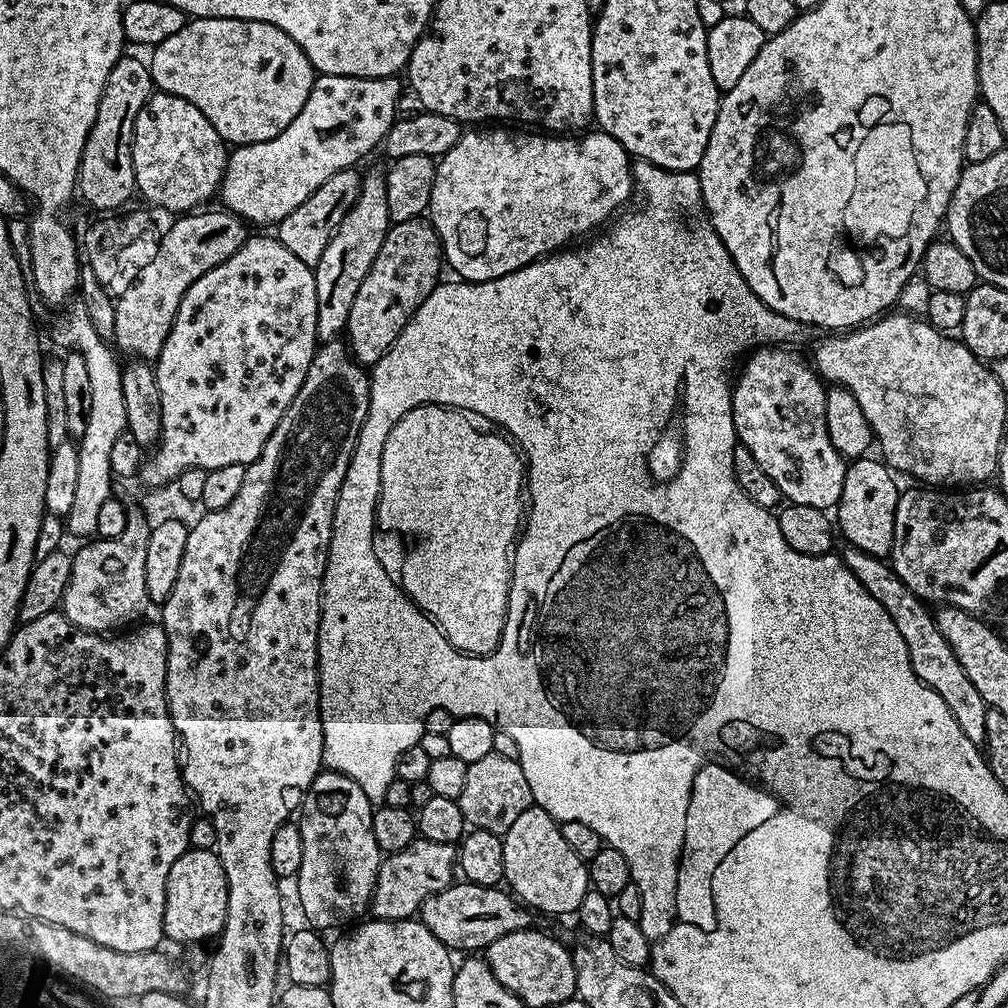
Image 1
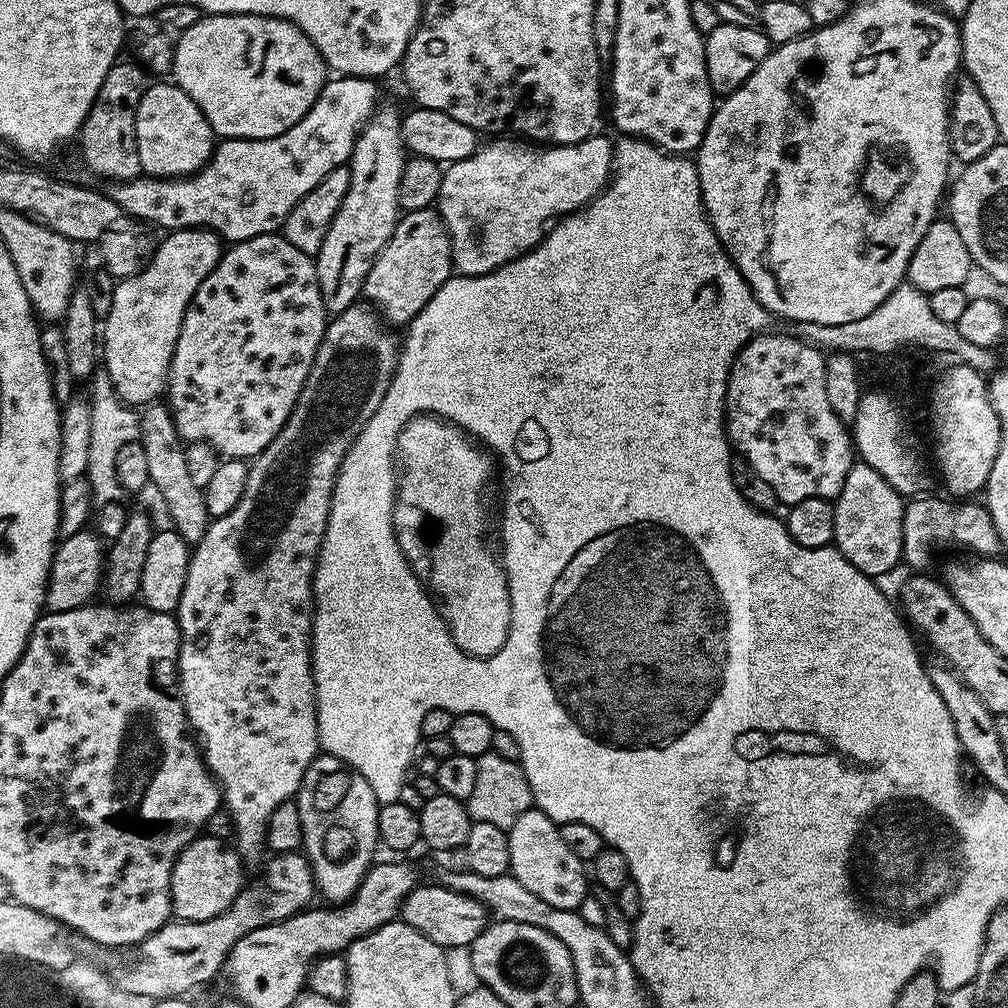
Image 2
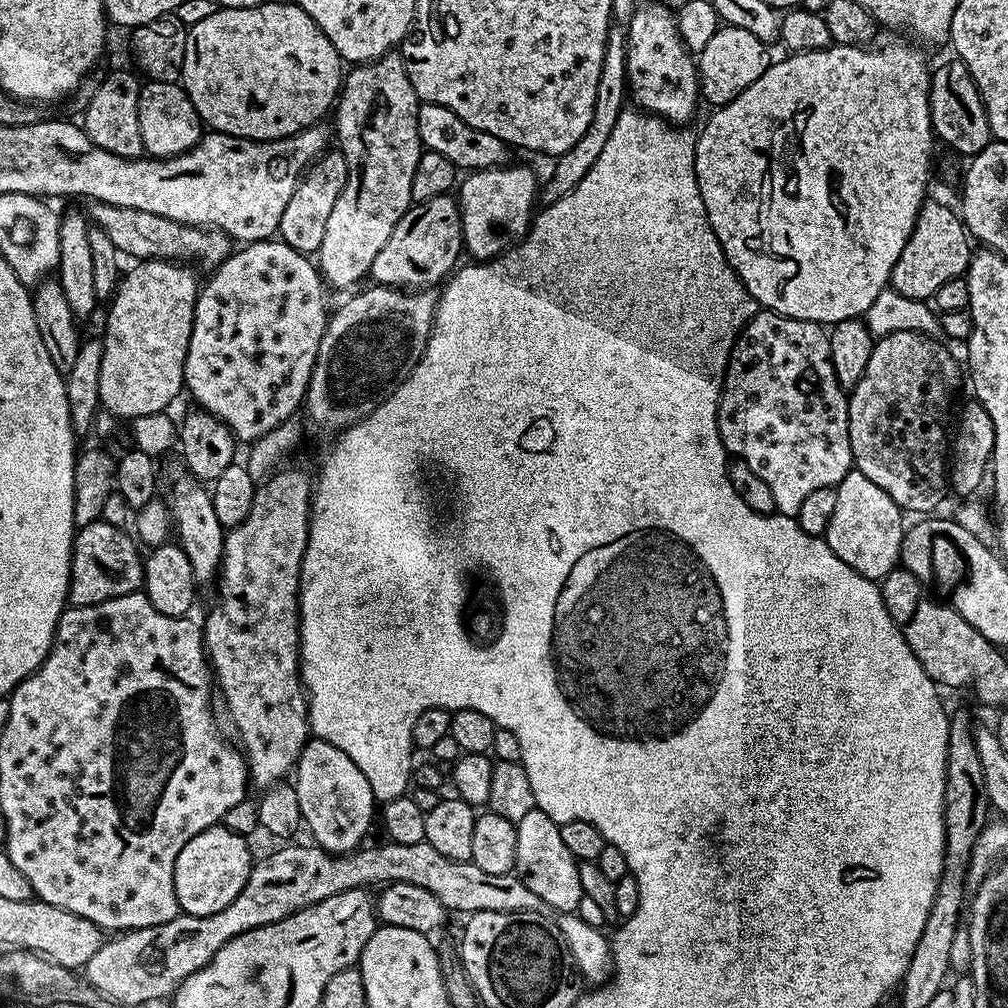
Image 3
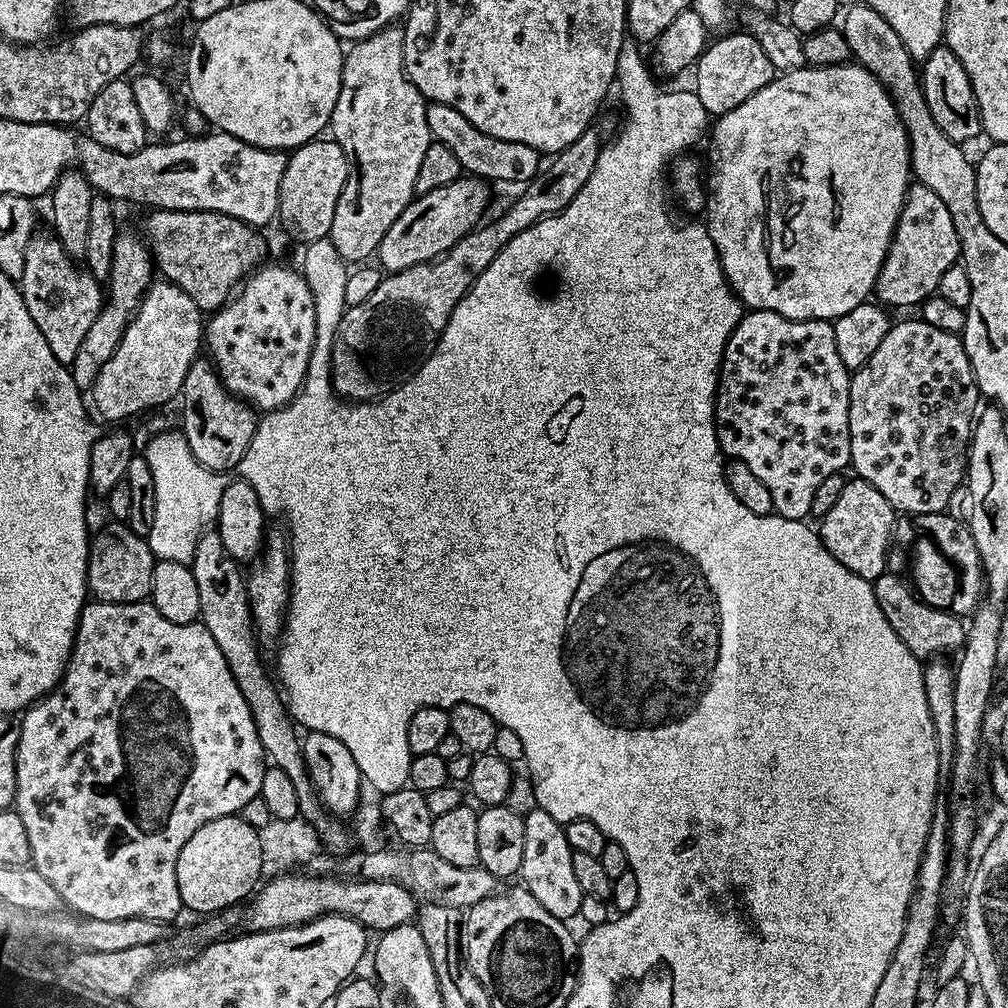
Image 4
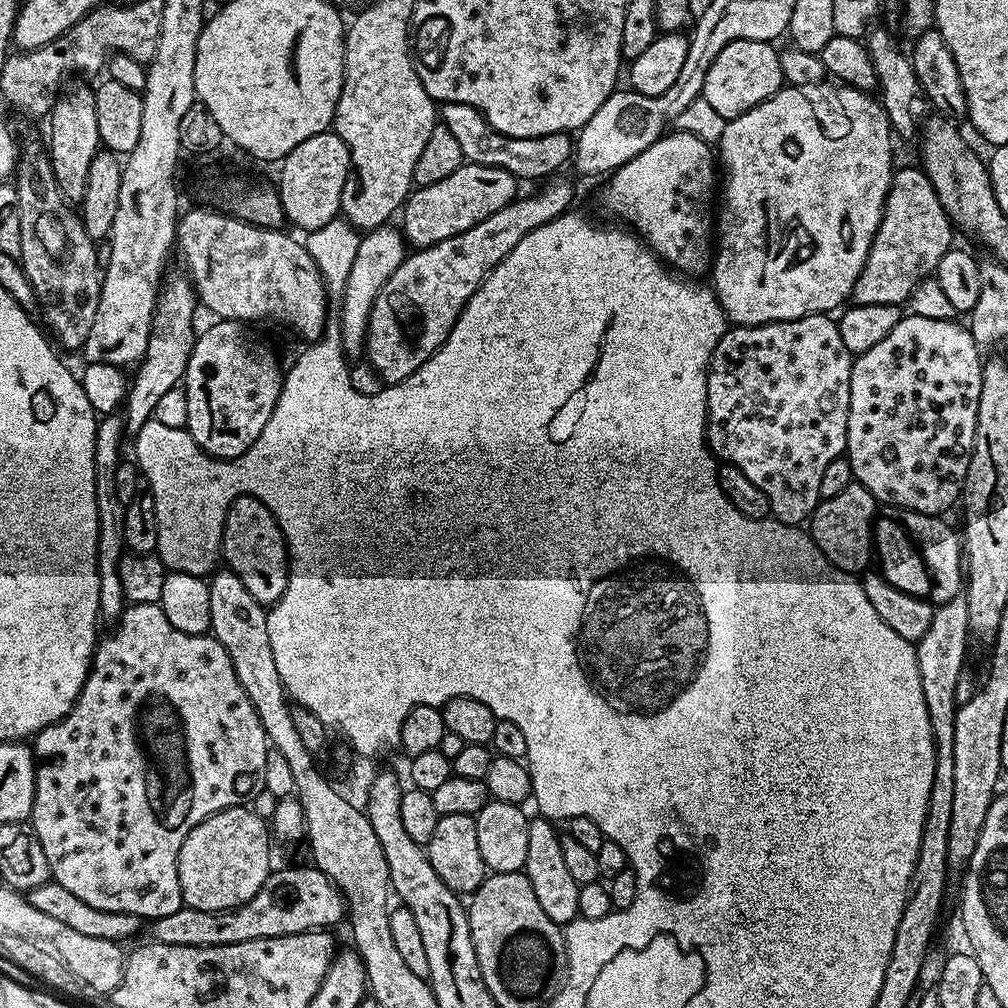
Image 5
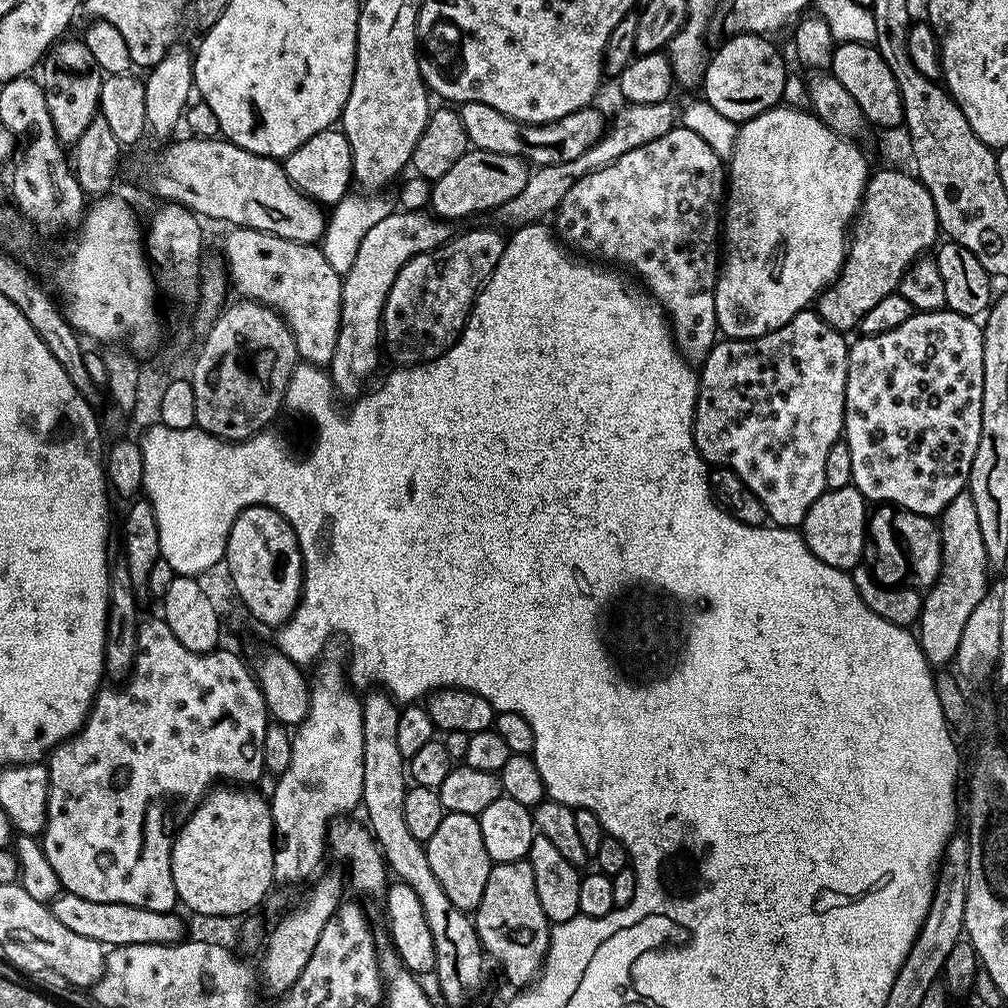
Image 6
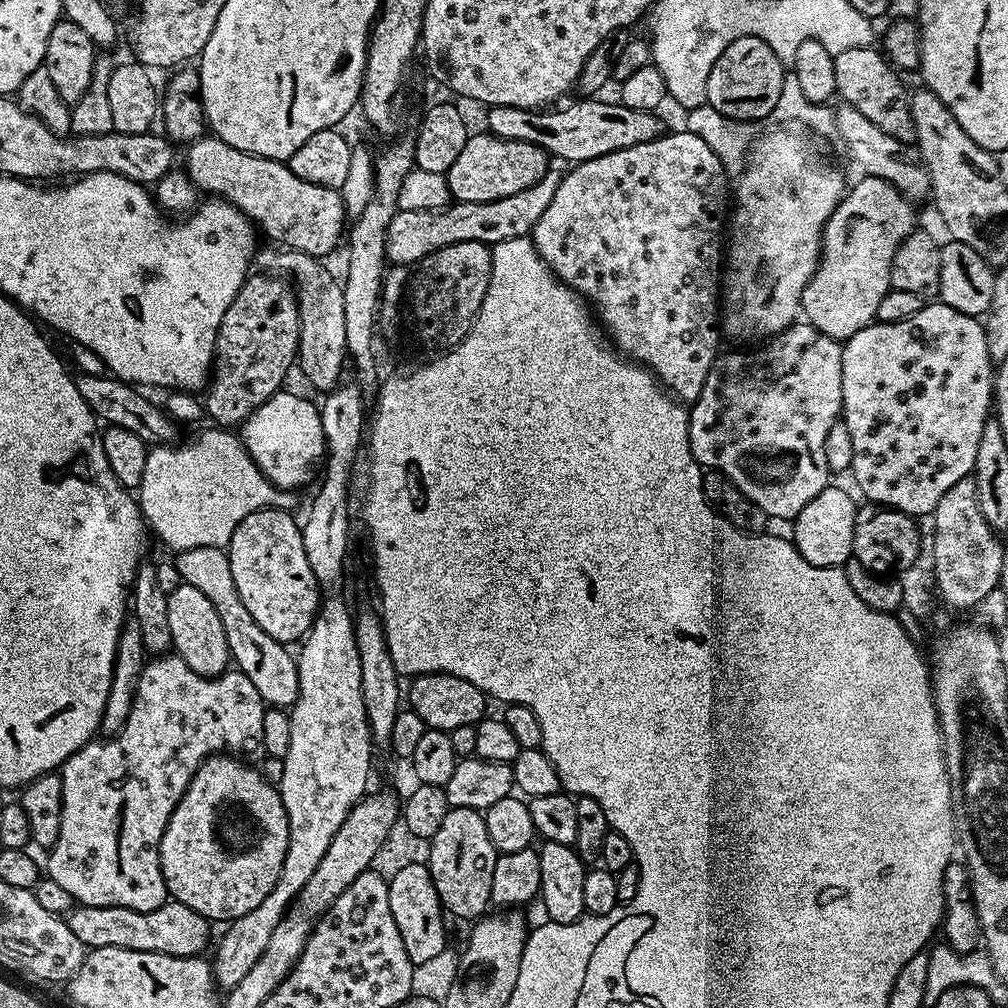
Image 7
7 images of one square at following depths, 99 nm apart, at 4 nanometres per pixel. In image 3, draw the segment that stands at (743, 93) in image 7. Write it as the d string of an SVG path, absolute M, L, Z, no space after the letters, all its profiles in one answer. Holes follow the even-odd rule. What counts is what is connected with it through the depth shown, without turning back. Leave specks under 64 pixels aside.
M721 26L714 34L714 38L710 38L706 50L698 54L701 97L705 101L709 100L712 106L728 104L734 98L738 98L738 94L742 94L746 86L762 78L770 63L768 52L770 52L769 45L754 38L754 34L750 34L747 30Z

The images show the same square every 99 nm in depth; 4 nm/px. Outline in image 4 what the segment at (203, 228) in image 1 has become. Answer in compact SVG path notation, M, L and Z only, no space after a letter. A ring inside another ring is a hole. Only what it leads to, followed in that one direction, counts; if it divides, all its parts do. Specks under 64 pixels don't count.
M167 282L153 283L152 287L144 294L143 303L156 304L156 348L148 340L132 340L126 338L110 354L110 359L102 370L98 370L96 381L90 389L90 400L96 403L96 412L104 420L128 420L131 416L136 416L139 412L144 412L147 408L152 408L156 403L164 404L167 400L172 400L181 395L184 379L190 370L190 366L201 355L202 341L204 338L205 317L202 315L200 307L182 290L177 284Z

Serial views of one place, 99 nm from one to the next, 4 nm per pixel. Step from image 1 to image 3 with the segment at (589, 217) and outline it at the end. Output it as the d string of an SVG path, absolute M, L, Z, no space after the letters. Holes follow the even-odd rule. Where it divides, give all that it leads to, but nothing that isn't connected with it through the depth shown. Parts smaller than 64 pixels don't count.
M501 166L481 172L469 171L459 181L458 203L462 218L464 252L473 261L487 262L512 247L528 235L538 204L538 180L528 168Z

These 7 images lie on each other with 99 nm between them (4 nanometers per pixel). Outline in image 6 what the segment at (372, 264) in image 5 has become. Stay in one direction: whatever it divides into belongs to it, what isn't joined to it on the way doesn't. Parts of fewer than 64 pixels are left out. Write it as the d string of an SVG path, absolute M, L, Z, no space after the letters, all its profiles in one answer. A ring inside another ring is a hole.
M396 210L382 222L375 223L355 255L354 264L348 272L343 273L342 279L342 314L338 326L338 346L334 346L334 358L329 360L326 371L332 378L332 391L337 397L345 396L348 402L355 401L365 391L364 383L376 372L376 363L382 360L382 333L380 319L384 316L384 303L390 294L390 286L394 286L394 278L398 278L398 270L423 252L441 248L454 235L453 225L447 220L439 219L424 210Z

